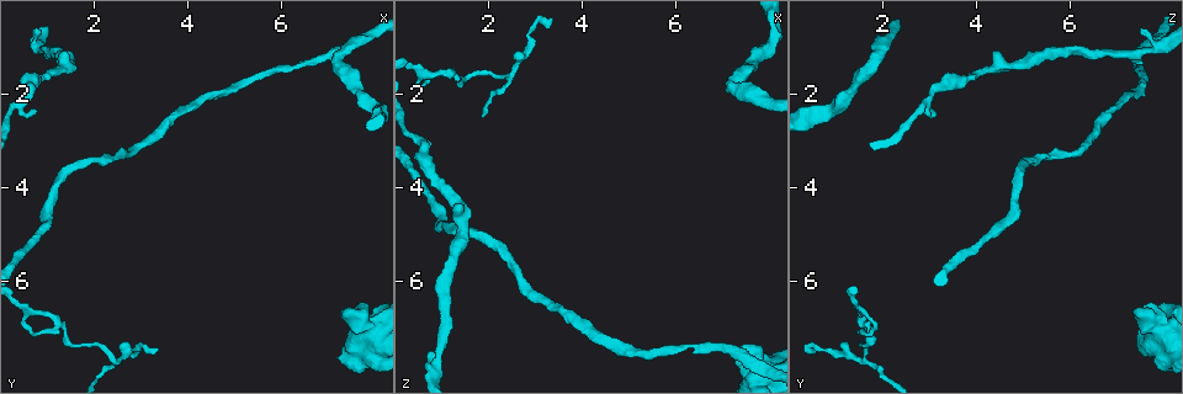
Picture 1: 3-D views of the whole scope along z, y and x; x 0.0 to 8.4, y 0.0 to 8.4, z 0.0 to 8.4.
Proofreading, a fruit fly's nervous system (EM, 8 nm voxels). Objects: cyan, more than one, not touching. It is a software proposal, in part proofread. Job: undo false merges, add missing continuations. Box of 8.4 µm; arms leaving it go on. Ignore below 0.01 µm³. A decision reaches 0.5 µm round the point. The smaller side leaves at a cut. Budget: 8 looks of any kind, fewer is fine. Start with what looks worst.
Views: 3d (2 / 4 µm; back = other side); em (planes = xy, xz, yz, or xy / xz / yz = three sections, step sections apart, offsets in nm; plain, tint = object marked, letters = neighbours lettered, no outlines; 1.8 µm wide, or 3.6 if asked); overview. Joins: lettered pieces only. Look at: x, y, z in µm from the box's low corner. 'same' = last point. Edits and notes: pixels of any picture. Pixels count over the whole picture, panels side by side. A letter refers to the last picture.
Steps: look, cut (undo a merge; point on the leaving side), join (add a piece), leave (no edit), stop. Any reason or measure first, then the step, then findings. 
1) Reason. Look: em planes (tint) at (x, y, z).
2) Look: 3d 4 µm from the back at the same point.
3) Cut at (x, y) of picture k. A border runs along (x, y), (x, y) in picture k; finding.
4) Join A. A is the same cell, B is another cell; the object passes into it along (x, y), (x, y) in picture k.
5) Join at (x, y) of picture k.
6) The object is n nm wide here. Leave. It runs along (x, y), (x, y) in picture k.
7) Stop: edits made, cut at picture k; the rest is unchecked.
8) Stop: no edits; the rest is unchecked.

Thick end. Look: 3d 4 µm at (7.35, 6.60, 7.40).

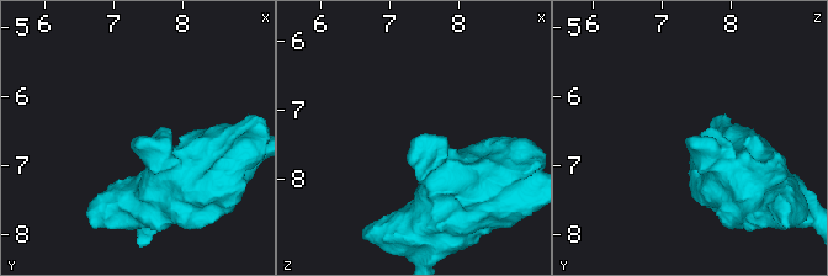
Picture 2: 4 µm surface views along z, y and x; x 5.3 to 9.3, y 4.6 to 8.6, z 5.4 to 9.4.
Need the tissue. Look: em yz step 16 (letters) at (7.45, 6.55, 7.40).

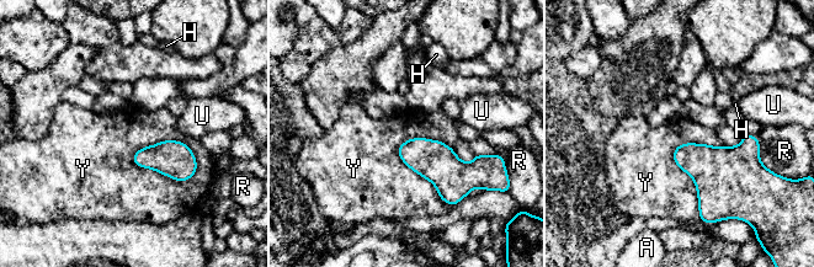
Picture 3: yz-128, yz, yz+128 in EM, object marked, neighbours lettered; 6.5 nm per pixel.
Look: em planes (letters) at the same point.

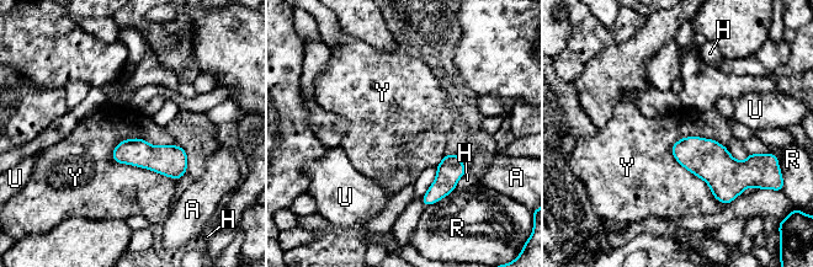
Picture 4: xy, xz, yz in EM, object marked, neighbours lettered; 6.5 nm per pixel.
The longest contact is with Y, 480 nm. Leave. A, H, R, U and Y are other cells; no lettered piece goes on from it.

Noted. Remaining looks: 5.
Free end. Look: 3d 4 µm at (0.75, 0.55, 7.50).

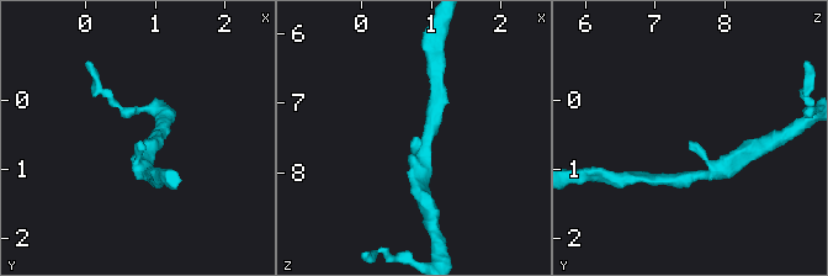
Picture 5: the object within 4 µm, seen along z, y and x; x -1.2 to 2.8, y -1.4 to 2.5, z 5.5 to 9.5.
Look: em planes (letters) at (0.75, 0.60, 7.55).

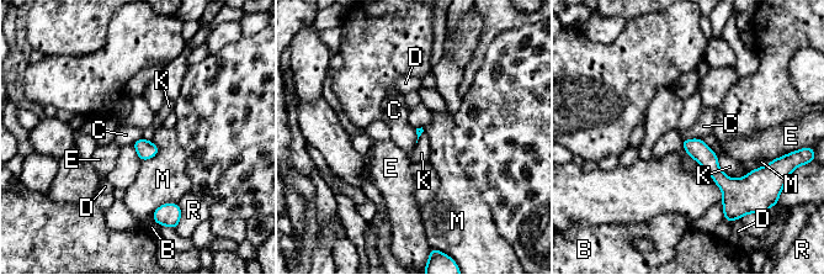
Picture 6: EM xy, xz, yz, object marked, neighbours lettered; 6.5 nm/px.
Leave. B, C, D, E, K, M and R are other cells; a border runs along (700, 138), (682, 139) in picture 6; none of them fits.

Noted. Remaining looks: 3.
Three-way junction. Look: em planes (tint) at (2.35, 7.65, 1.60).

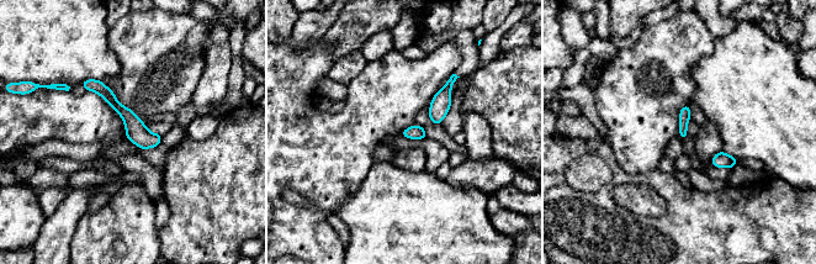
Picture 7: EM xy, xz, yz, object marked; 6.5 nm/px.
What lies round it. Look: em planes (letters) at the same point.

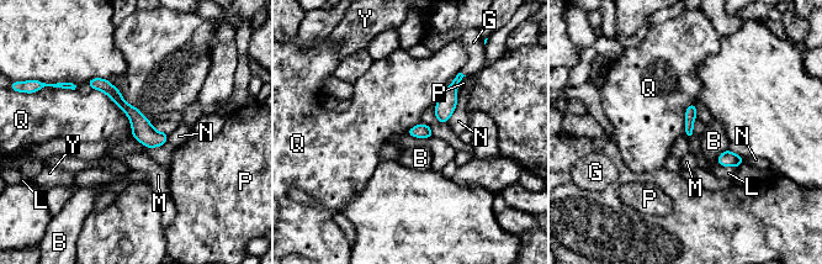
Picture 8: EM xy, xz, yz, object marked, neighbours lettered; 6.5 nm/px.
Leave. B, G, L, M, N, P, Q and Y are other cells; it runs along (93, 82), (164, 138) in picture 8; all the same cell.

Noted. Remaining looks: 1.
Stop: no edits; the rest is unchecked.

